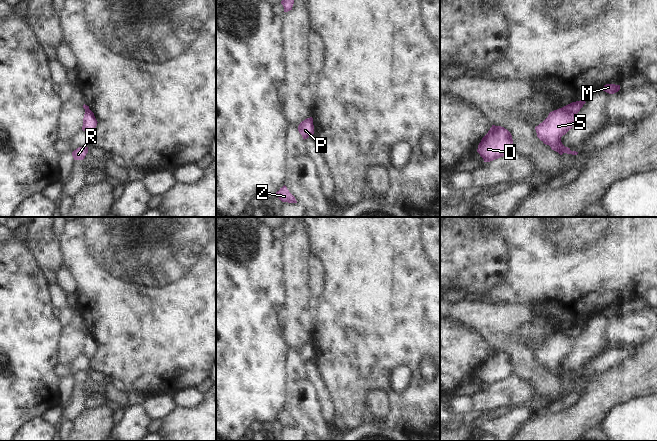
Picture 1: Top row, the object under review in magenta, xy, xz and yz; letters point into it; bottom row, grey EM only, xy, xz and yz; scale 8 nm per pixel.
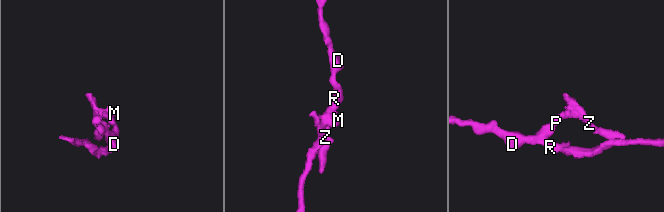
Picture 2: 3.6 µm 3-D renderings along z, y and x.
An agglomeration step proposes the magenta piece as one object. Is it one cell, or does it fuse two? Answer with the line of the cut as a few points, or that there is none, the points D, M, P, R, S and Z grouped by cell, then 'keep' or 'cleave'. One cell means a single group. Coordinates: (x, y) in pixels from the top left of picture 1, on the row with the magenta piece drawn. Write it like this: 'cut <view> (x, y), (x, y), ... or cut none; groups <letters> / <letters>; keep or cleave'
cut yz (564, 106), (567, 111), (574, 115); groups D R S / M P Z; cleave

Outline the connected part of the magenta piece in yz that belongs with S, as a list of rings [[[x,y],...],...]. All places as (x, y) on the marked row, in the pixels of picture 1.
[[[565,107],[554,110],[542,123],[535,127],[537,137],[560,155],[563,153],[577,155],[578,152],[571,151],[561,142],[561,137],[572,128],[574,121],[575,115],[567,112]]]

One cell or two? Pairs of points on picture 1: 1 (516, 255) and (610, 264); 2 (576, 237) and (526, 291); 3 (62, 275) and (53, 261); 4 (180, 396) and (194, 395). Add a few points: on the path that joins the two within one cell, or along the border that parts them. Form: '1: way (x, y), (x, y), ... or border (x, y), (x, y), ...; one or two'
1: way (539, 255), (550, 255), (555, 259), (587, 259); one
2: way (567, 250), (539, 278); one
3: border (60, 266), (56, 275), (57, 283); two
4: way (183, 396), (191, 396); one

